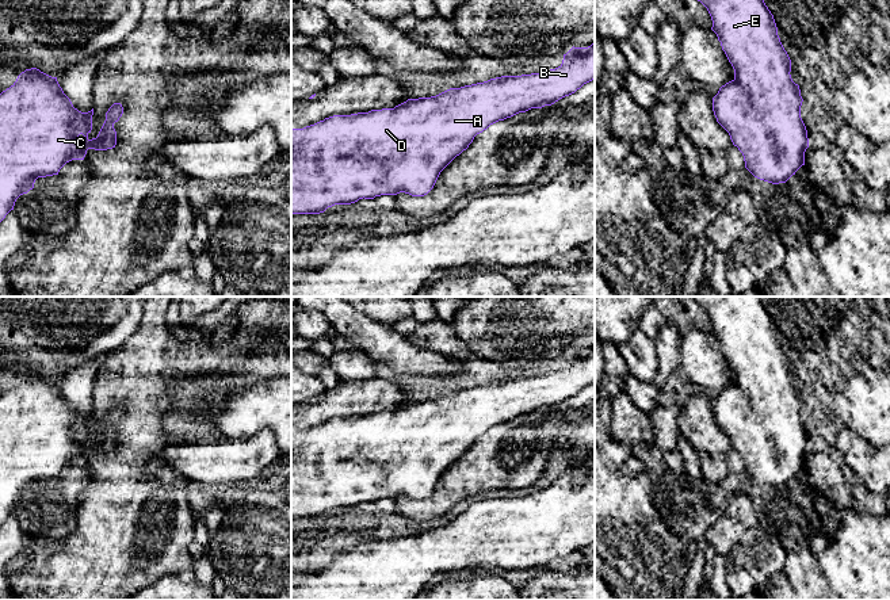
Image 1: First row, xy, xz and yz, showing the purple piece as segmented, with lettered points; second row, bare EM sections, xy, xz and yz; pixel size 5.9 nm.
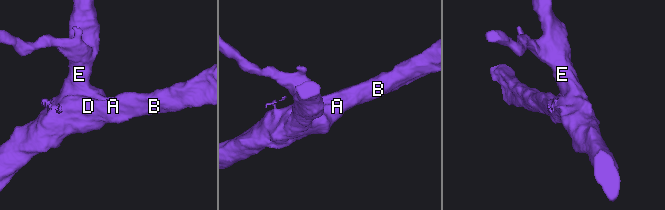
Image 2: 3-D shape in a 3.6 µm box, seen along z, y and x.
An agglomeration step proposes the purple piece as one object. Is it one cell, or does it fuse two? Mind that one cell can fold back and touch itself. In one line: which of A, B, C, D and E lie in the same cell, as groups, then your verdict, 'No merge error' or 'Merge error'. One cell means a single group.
Groups: A B C D E. No merge error

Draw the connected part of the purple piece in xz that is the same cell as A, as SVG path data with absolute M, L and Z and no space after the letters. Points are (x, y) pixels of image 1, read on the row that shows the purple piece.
M595 43L588 47L573 46L564 54L558 68L546 72L501 76L450 88L431 98L408 99L394 108L333 115L303 129L291 127L291 214L320 214L335 205L351 205L363 198L374 199L400 192L424 196L433 188L440 172L490 125L531 108L551 106L592 80L595 80Z

